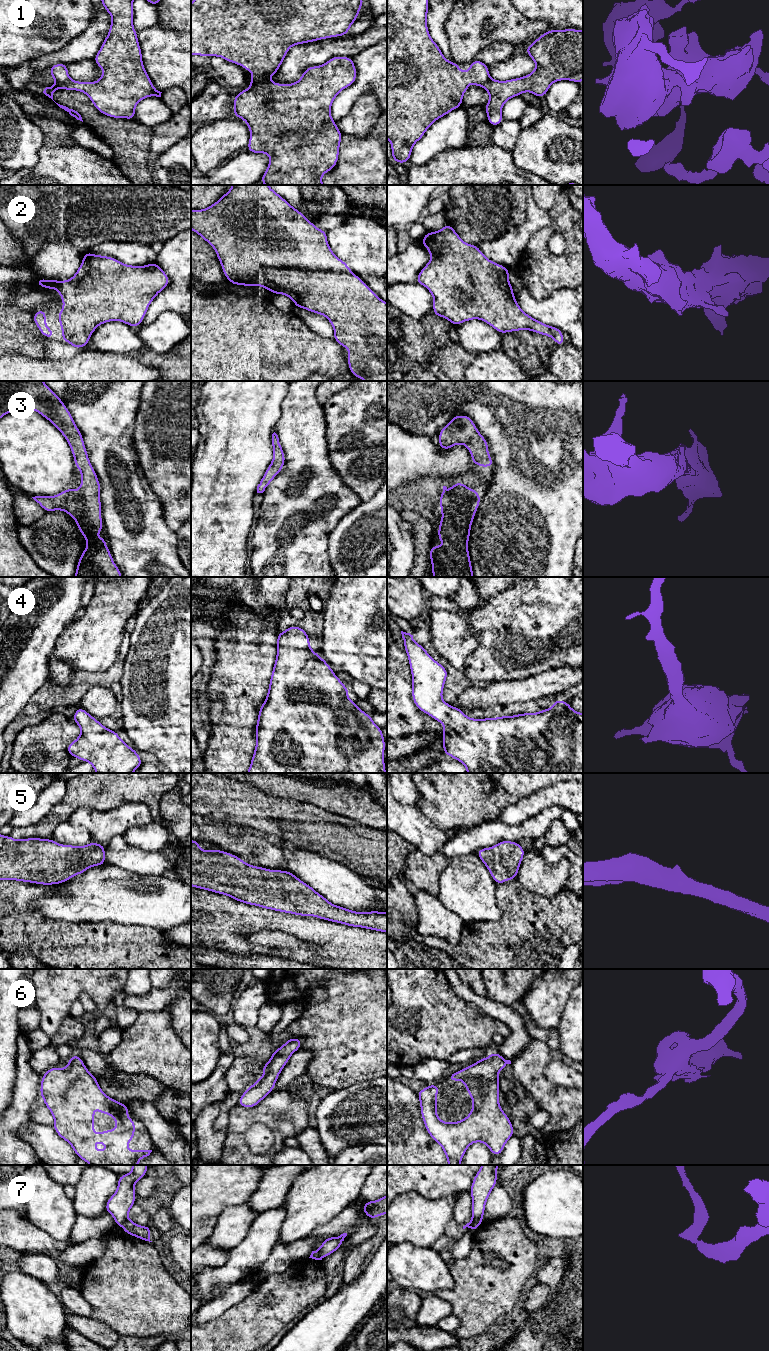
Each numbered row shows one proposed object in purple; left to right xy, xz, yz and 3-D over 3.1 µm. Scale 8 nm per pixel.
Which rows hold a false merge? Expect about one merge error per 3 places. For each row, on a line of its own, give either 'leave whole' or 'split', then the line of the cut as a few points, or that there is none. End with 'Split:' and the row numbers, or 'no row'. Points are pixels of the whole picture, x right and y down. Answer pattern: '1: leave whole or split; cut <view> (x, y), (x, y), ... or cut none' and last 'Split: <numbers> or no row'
1: leave whole; cut none
2: leave whole; cut none
3: leave whole; cut none
4: leave whole; cut none
5: leave whole; cut none
6: leave whole; cut none
7: split; cut xz (318, 1250), (322, 1258)
Split: 7

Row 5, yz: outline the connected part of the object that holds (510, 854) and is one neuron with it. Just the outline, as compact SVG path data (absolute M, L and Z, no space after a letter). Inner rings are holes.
M501 841L490 848L481 848L476 855L485 864L497 885L517 879L525 849L518 842Z

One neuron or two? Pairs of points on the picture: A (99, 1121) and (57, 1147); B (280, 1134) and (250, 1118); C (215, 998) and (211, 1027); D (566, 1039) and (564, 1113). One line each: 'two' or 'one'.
A: two
B: one
C: two
D: two

